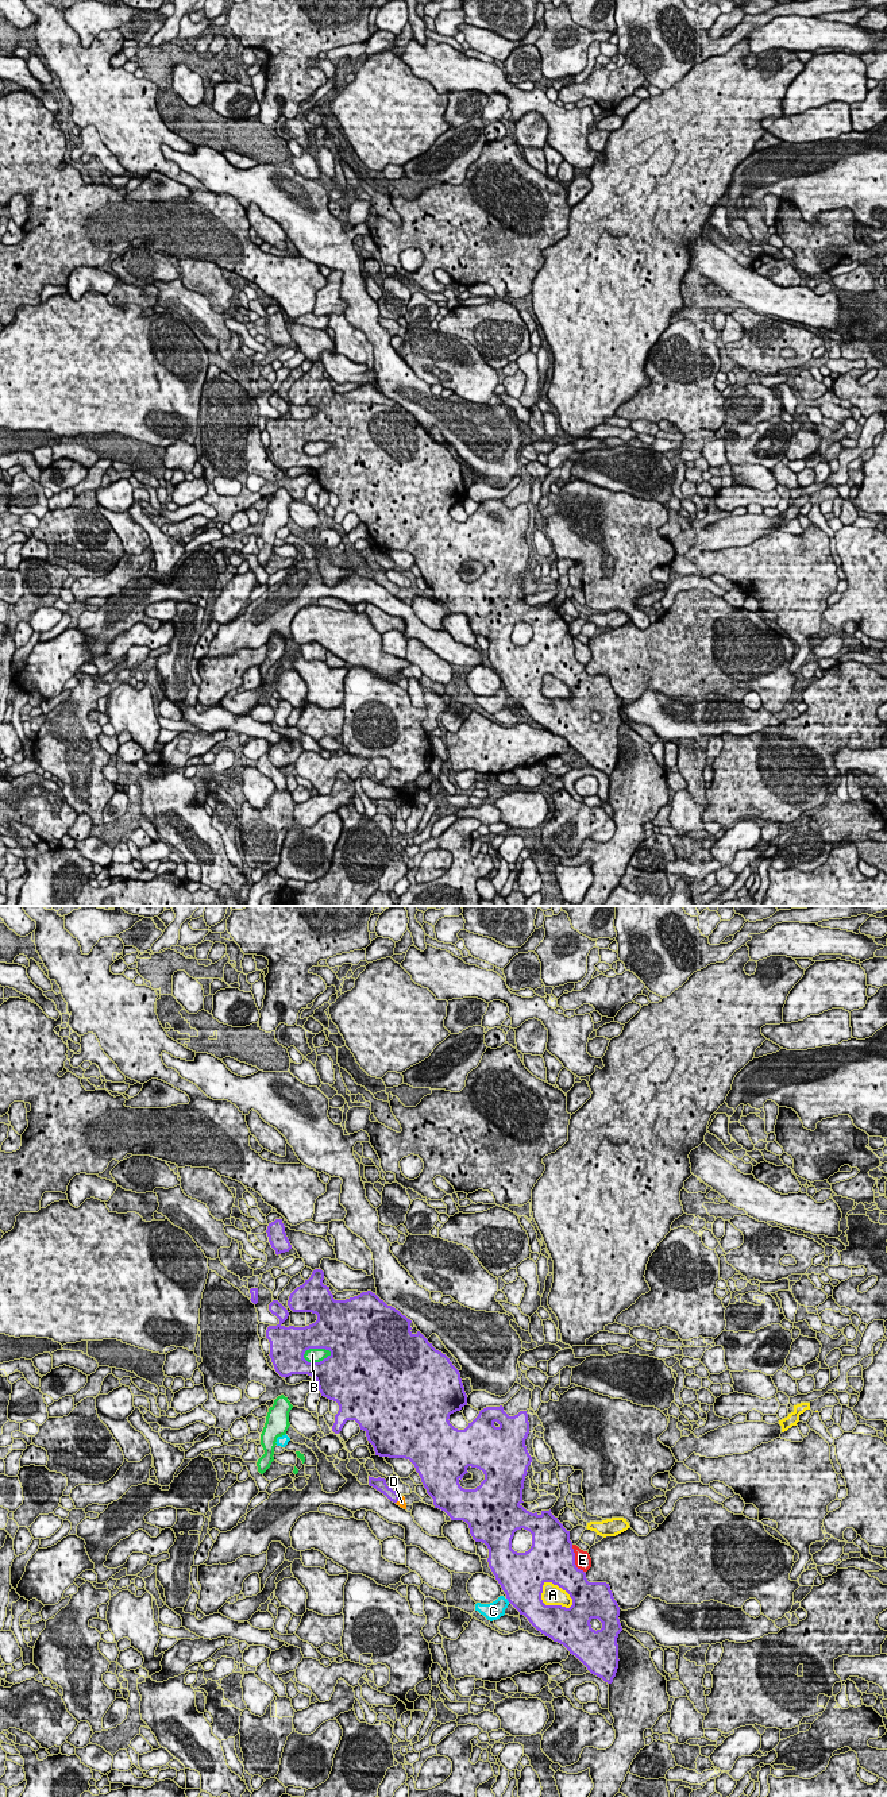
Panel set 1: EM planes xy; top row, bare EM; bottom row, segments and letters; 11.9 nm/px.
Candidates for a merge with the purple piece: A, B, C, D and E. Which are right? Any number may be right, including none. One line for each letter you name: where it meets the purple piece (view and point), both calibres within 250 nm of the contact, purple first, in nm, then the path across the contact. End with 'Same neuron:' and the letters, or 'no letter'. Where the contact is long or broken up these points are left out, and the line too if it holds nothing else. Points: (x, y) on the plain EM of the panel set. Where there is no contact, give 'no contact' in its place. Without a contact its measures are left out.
Same neuron: no letter

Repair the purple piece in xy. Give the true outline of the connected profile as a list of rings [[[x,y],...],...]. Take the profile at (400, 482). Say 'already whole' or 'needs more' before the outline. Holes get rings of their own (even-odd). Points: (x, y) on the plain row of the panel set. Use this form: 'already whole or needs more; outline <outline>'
already whole; outline [[[315,362],[308,373],[297,379],[289,389],[288,398],[293,405],[312,405],[317,413],[305,420],[285,420],[288,402],[278,394],[269,397],[269,404],[279,412],[277,419],[269,419],[266,431],[270,435],[270,451],[275,464],[281,470],[292,467],[308,467],[317,474],[321,489],[333,493],[339,498],[335,508],[332,524],[339,527],[347,513],[355,513],[366,525],[369,536],[373,537],[375,548],[409,552],[419,566],[427,586],[433,591],[435,601],[444,604],[451,613],[463,613],[468,617],[470,626],[475,635],[482,635],[489,641],[489,660],[506,687],[508,694],[524,707],[528,714],[554,734],[563,737],[570,747],[575,748],[587,763],[612,776],[618,761],[617,730],[622,724],[620,716],[620,699],[613,690],[609,676],[589,675],[586,666],[576,660],[570,624],[549,604],[532,606],[521,597],[522,582],[528,559],[532,555],[525,532],[529,527],[527,504],[509,509],[504,500],[486,500],[468,516],[464,522],[458,522],[450,516],[450,508],[467,498],[467,487],[459,463],[450,451],[436,443],[428,432],[417,424],[410,423],[412,413],[398,402],[387,398],[371,383],[358,389],[335,393],[329,379],[323,377],[324,365]],[[309,441],[325,441],[331,447],[320,455],[308,455],[304,447]],[[467,560],[483,564],[485,572],[475,582],[464,582],[459,574]],[[517,622],[532,626],[532,639],[525,645],[512,641],[512,632]],[[552,675],[566,683],[572,691],[570,701],[562,698],[545,698],[541,693],[543,678]]]

